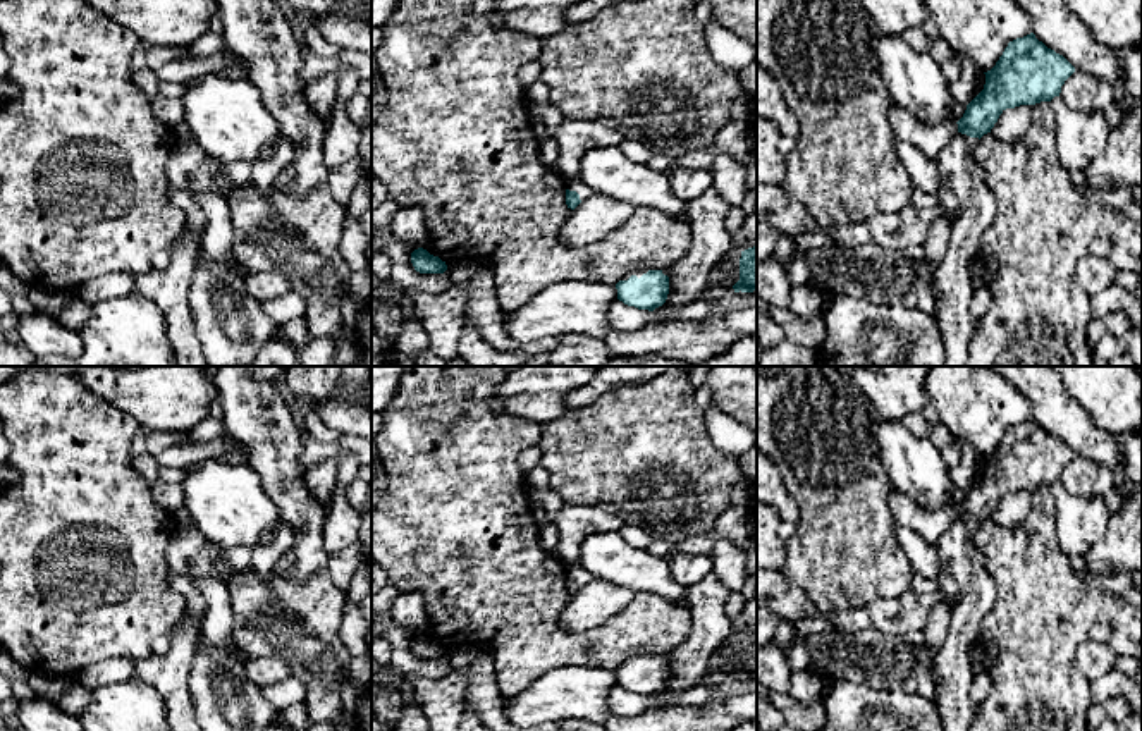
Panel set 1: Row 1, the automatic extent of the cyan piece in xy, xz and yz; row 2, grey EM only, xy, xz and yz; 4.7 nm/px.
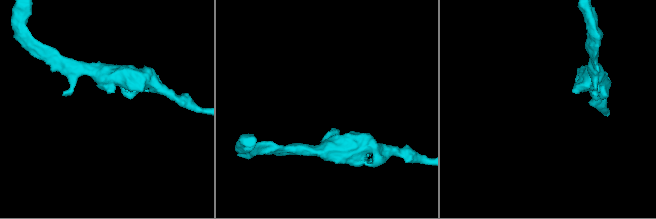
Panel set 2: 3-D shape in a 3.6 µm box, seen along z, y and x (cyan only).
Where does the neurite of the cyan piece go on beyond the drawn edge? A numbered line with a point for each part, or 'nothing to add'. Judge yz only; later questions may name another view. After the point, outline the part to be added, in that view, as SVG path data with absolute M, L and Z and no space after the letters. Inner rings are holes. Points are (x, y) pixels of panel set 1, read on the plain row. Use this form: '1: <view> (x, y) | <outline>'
1: yz (958, 556) | M956 518L936 542L939 568L958 583L961 592L961 602L953 609L948 636L934 662L939 712L946 731L970 729L973 673L968 648L977 643L980 623L996 602L996 587L987 571L987 557L973 542L977 528L979 523Z

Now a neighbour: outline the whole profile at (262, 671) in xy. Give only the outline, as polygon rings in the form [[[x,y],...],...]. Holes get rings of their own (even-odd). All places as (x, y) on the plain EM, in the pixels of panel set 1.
[[[246,657],[244,674],[248,681],[260,690],[265,690],[267,686],[289,678],[291,671],[279,657]]]

